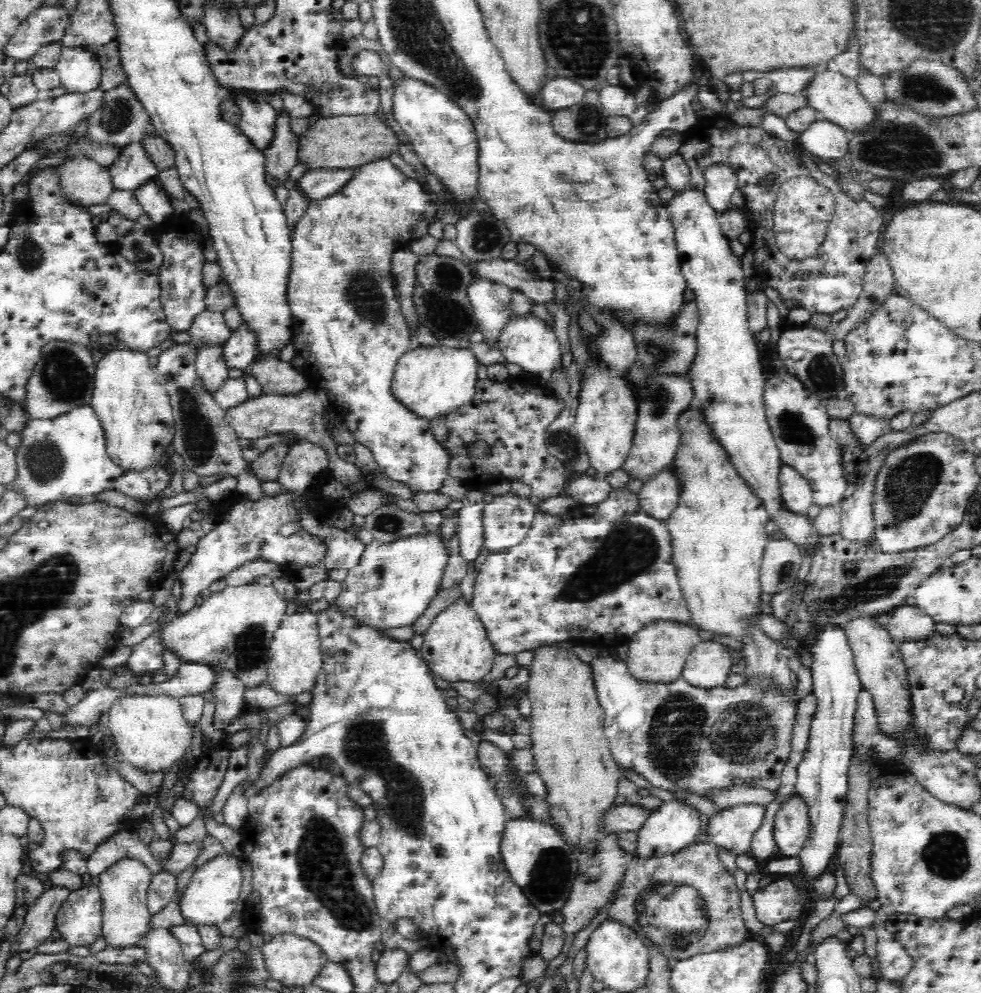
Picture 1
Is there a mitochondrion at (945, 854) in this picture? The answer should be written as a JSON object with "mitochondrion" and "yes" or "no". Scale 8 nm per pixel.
{"mitochondrion":"yes"}

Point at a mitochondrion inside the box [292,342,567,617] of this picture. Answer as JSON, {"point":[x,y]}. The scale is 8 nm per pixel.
{"point":[388,522]}

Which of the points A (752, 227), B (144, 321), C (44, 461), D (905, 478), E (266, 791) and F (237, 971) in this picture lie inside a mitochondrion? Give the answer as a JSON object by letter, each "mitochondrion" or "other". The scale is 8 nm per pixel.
{"A":"other","B":"other","C":"mitochondrion","D":"mitochondrion","E":"other","F":"mitochondrion"}

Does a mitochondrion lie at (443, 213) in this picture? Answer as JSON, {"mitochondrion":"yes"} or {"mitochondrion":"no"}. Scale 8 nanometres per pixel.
{"mitochondrion":"no"}

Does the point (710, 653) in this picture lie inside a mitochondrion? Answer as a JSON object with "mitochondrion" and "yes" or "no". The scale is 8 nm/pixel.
{"mitochondrion":"no"}

